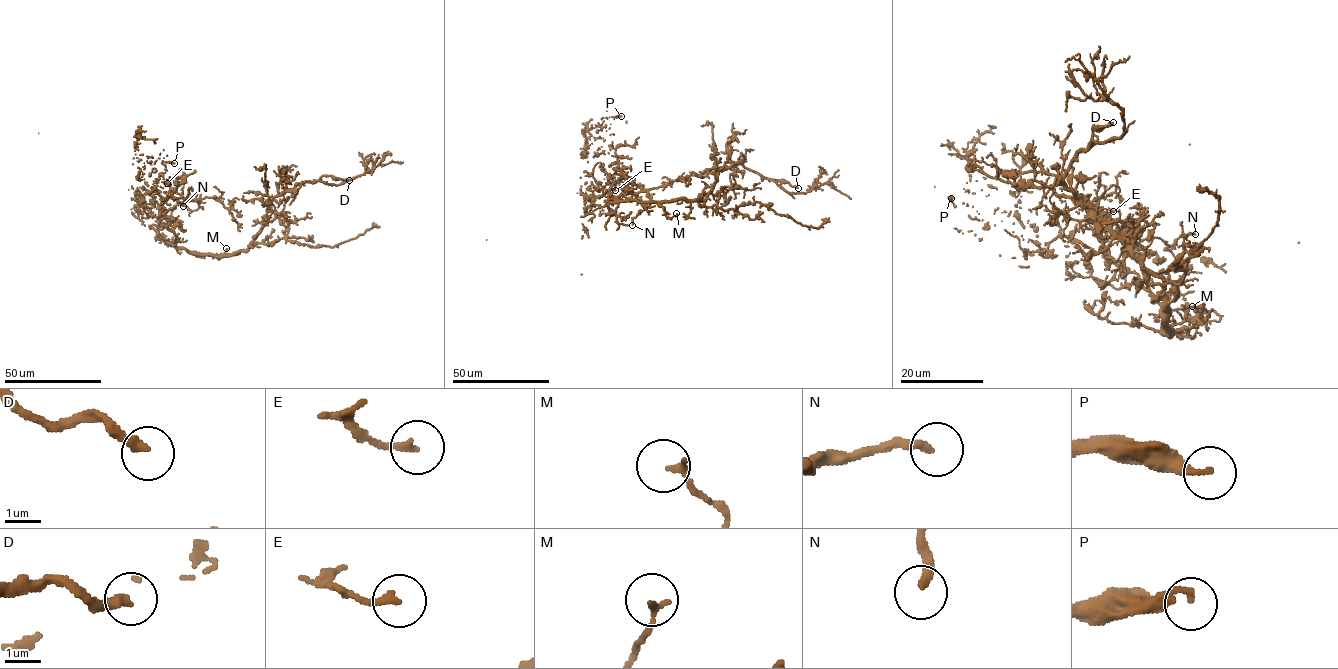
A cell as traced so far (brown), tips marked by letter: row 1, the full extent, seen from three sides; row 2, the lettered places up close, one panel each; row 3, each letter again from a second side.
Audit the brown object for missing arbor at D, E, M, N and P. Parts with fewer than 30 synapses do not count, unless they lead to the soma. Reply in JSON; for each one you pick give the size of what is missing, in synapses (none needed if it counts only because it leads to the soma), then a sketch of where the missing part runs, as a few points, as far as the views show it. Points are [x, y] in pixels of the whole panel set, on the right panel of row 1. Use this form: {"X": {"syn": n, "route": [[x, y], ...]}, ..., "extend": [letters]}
{"D": {"syn": 50, "route": [[1113, 122], [1130, 95], [1130, 89], [1142, 99], [1143, 105], [1138, 108], [1119, 111], [1100, 87]]}, "extend": ["D"]}

